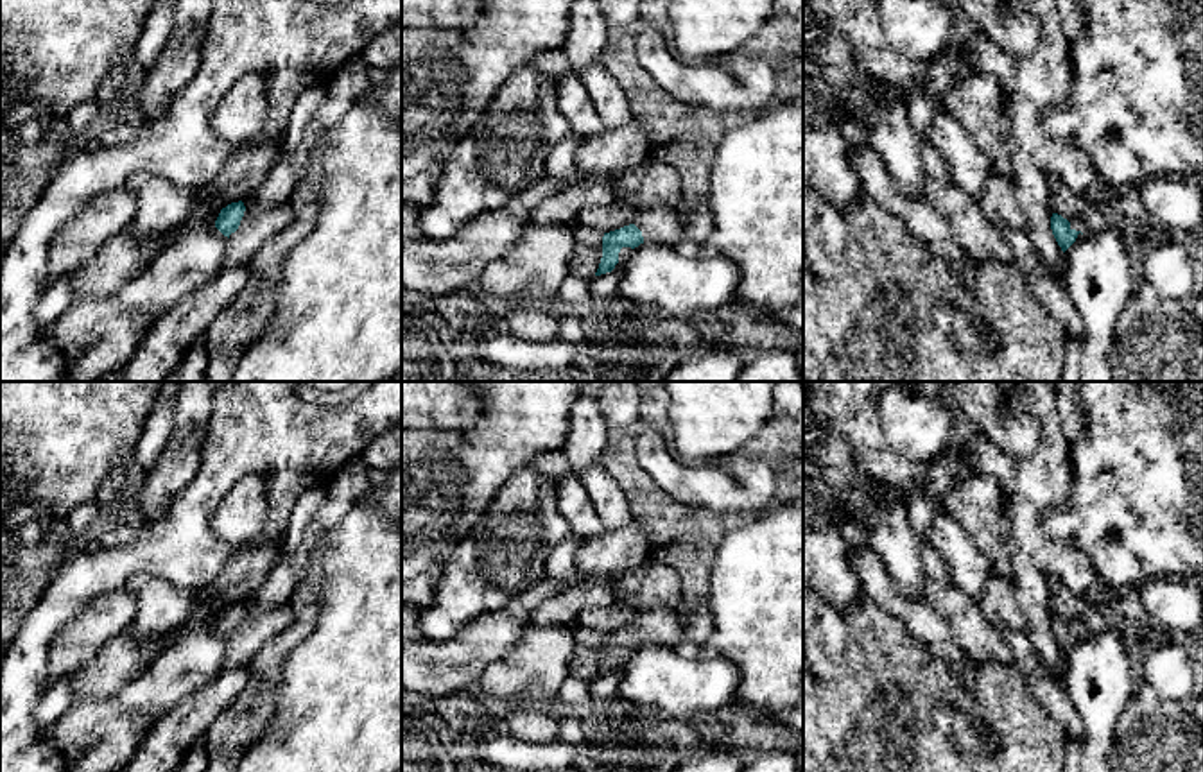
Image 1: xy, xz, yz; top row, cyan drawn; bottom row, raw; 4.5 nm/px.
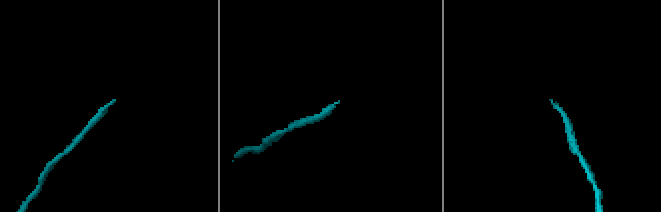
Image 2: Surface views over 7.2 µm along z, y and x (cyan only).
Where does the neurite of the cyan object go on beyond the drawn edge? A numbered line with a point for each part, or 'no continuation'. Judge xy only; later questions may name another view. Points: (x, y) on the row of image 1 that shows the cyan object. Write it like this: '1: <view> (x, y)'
1: xy (257, 226)

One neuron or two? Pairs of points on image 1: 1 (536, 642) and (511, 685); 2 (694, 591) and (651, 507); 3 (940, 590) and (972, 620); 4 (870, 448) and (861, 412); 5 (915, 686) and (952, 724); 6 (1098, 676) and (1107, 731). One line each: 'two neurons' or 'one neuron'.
1: one neuron
2: one neuron
3: one neuron
4: one neuron
5: two neurons
6: one neuron

